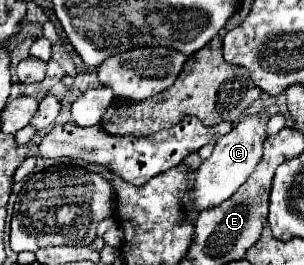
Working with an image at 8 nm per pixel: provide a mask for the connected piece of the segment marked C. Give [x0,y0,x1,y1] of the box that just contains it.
[193,109,269,211]

